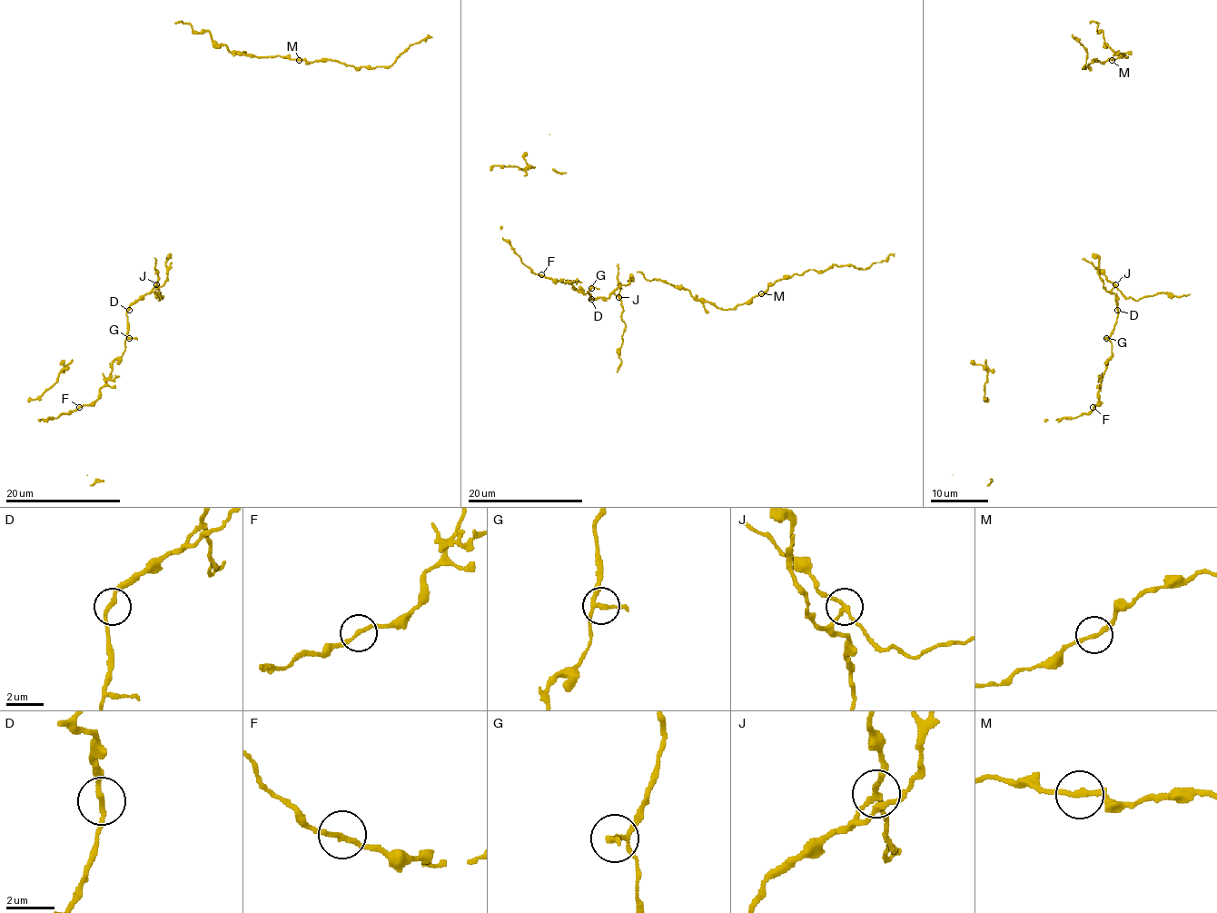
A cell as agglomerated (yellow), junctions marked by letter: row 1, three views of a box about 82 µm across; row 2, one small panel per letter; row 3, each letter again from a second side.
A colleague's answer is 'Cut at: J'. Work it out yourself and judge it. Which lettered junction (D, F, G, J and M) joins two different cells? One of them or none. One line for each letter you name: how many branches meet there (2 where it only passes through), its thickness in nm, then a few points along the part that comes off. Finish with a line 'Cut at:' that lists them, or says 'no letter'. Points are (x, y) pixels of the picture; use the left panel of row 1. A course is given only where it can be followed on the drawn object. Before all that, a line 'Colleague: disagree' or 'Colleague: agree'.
Colleague: agree
J: 3 | 170 nm | (156, 284), (159, 300), (163, 295), (161, 292), (159, 295), (154, 294)
Cut at: J

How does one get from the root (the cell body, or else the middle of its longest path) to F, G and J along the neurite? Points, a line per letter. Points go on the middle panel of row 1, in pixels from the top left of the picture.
F: (630, 281), (607, 298), (589, 299), (588, 291), (588, 293), (579, 292), (566, 282), (541, 274)
G: (630, 281), (607, 298), (589, 299), (591, 288)
J: (630, 281), (614, 292), (618, 296)

